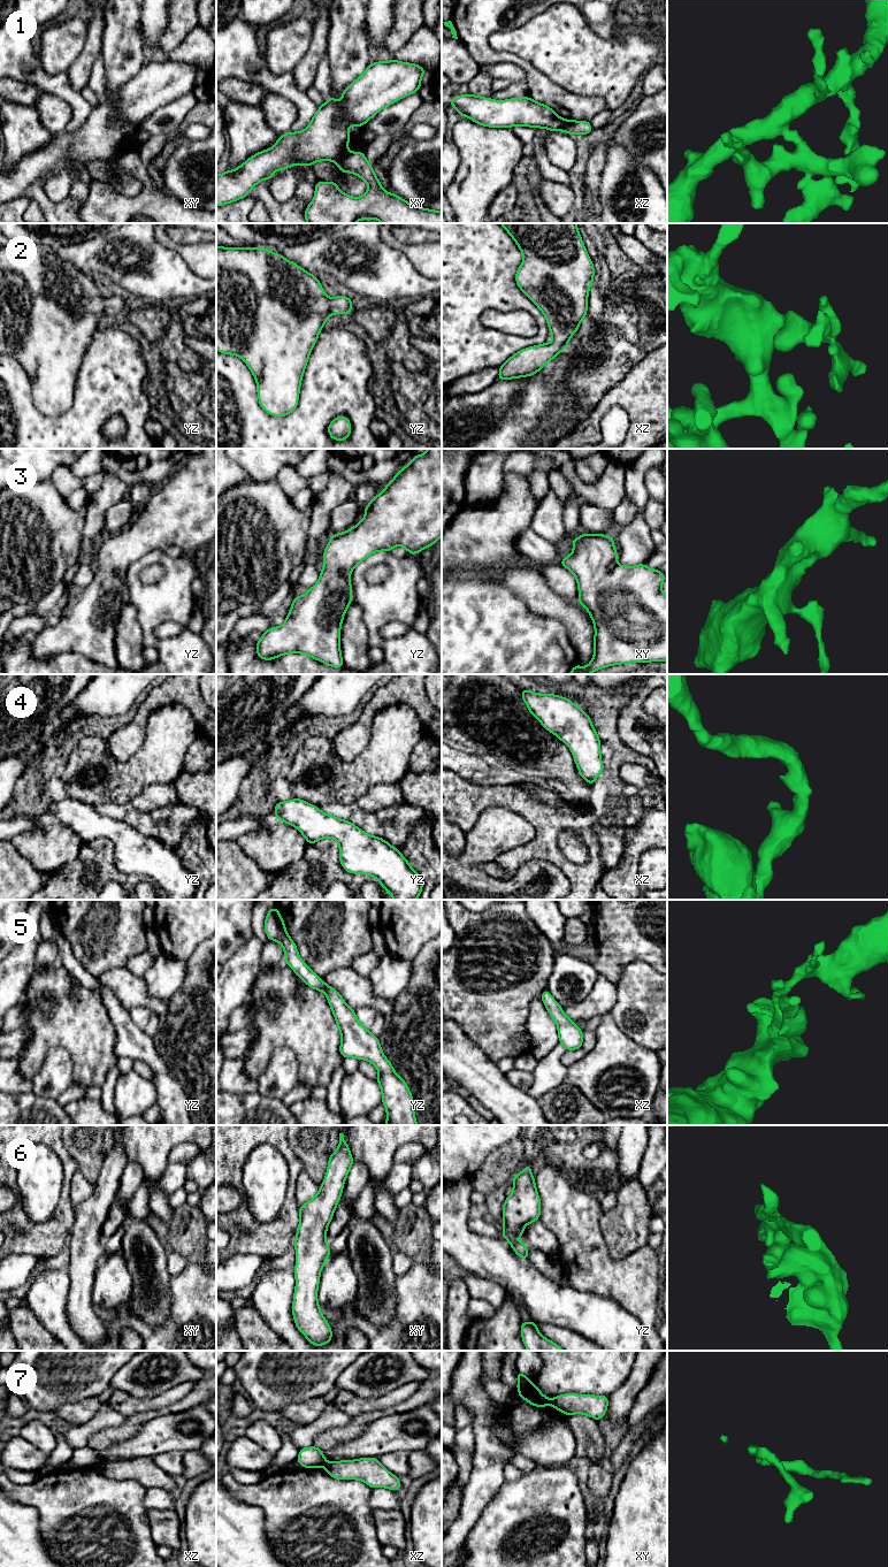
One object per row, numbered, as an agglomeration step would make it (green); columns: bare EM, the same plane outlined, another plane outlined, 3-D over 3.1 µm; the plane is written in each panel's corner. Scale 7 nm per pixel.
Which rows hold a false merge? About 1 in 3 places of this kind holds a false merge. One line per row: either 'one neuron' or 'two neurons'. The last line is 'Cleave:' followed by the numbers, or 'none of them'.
1: two neurons
2: one neuron
3: one neuron
4: one neuron
5: one neuron
6: one neuron
7: two neurons
Cleave: 1, 7

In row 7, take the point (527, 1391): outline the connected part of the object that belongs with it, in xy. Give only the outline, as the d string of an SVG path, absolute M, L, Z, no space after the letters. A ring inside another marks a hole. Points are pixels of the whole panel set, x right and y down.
M518 1371L518 1385L516 1390L519 1391L519 1397L523 1400L527 1400L530 1405L536 1407L544 1407L551 1404L551 1399L546 1398L541 1391L539 1388L534 1385L530 1382L530 1378L525 1374Z

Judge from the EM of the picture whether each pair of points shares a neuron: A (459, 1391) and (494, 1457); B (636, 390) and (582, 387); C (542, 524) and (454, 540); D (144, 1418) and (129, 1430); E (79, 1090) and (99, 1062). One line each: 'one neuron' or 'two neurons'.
A: one neuron
B: two neurons
C: two neurons
D: one neuron
E: two neurons

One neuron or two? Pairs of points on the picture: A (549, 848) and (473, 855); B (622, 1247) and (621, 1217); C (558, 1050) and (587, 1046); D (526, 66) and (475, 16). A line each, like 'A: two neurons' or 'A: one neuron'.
A: two neurons
B: one neuron
C: two neurons
D: one neuron

